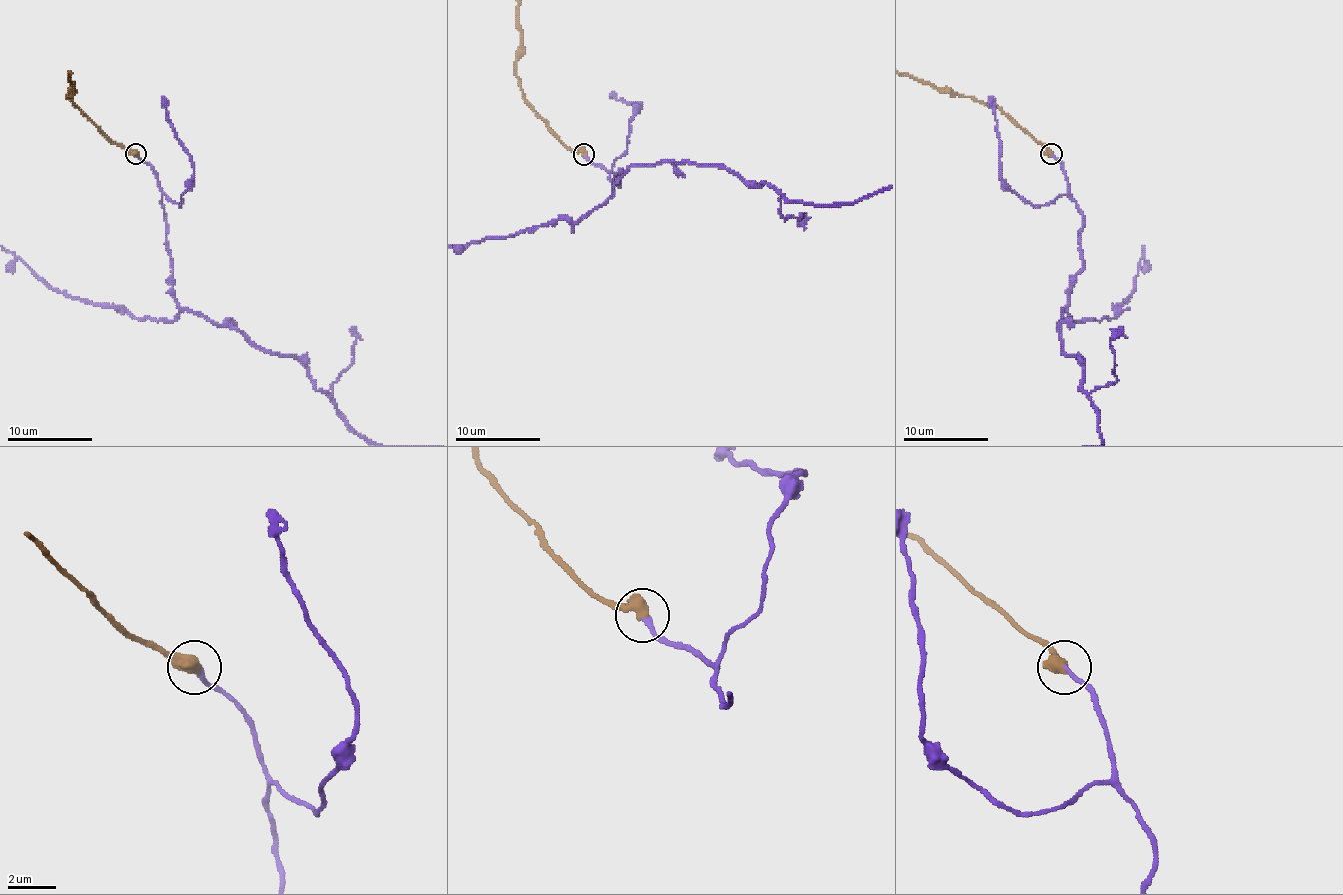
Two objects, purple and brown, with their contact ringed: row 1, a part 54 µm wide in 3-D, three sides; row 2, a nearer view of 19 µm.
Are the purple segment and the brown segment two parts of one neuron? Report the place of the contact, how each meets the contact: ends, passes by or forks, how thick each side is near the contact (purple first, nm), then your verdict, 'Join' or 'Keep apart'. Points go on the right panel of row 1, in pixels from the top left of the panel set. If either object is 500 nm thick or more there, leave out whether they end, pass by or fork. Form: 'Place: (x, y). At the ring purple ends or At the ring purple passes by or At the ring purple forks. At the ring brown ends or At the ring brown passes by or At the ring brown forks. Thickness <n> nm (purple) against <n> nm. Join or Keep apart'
Place: (1051, 153). Thickness 200 nm (purple) against 550 nm. Join

